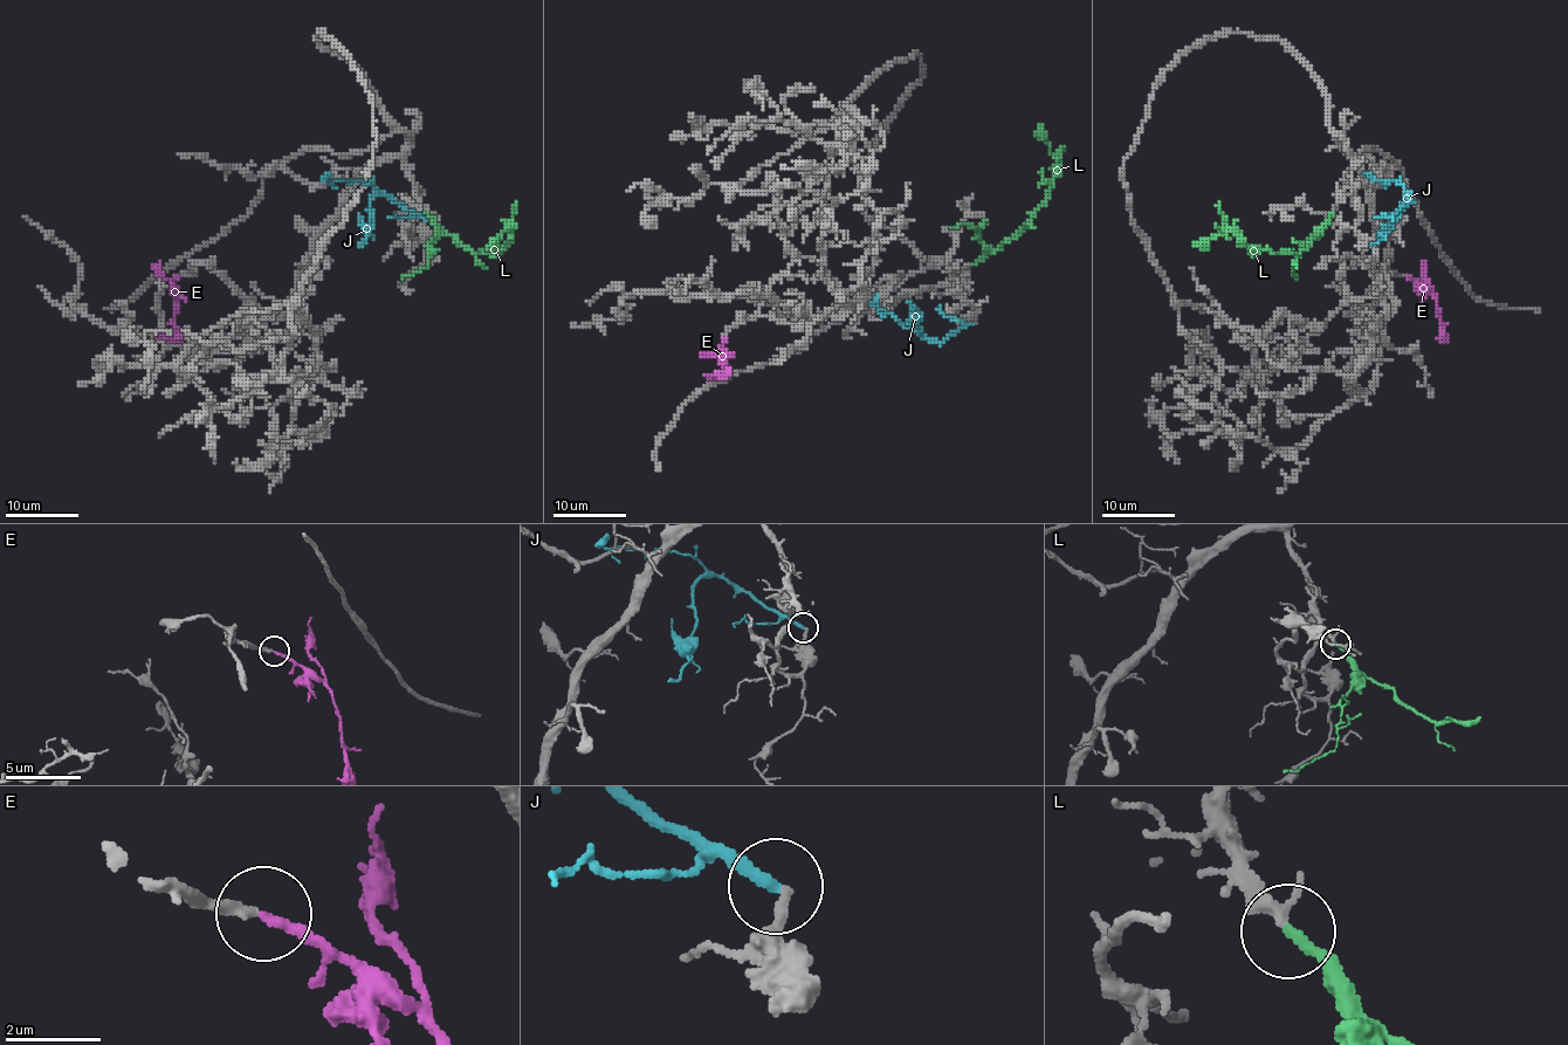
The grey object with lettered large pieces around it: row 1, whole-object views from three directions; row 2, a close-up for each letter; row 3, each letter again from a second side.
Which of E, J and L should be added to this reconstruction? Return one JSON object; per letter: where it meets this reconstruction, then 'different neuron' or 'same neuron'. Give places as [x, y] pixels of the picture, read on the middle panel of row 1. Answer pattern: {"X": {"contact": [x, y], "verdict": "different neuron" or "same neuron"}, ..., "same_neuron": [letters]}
{"E": {"contact": [723, 337], "verdict": "same neuron"}, "J": {"contact": [972, 324], "verdict": "different neuron"}, "L": {"contact": [975, 262], "verdict": "same neuron"}, "same_neuron": ["E", "L"]}

